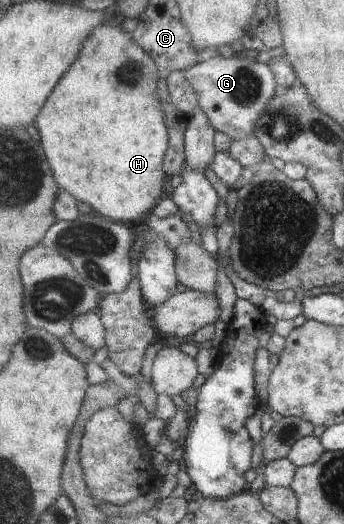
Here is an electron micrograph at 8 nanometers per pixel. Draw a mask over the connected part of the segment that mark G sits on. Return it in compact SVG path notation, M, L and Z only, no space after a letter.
M241 53L231 58L218 54L212 60L185 66L182 71L197 92L199 107L205 110L216 132L227 134L232 142L255 137L257 122L278 90L269 64L257 60L254 53Z

